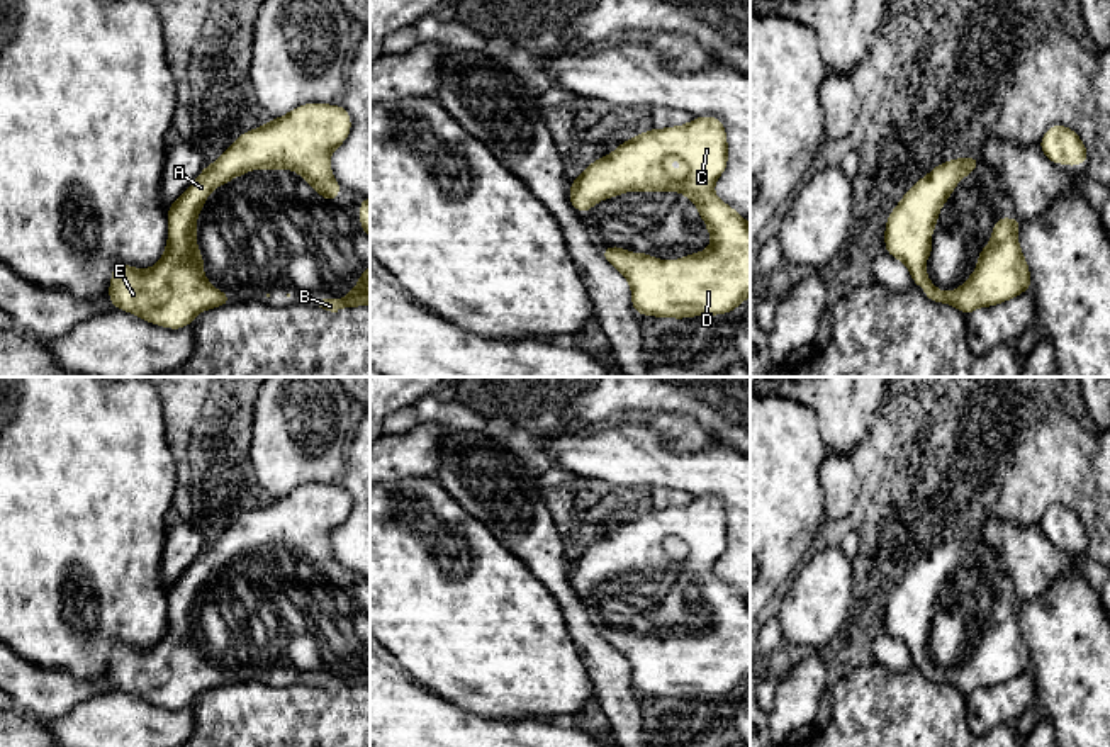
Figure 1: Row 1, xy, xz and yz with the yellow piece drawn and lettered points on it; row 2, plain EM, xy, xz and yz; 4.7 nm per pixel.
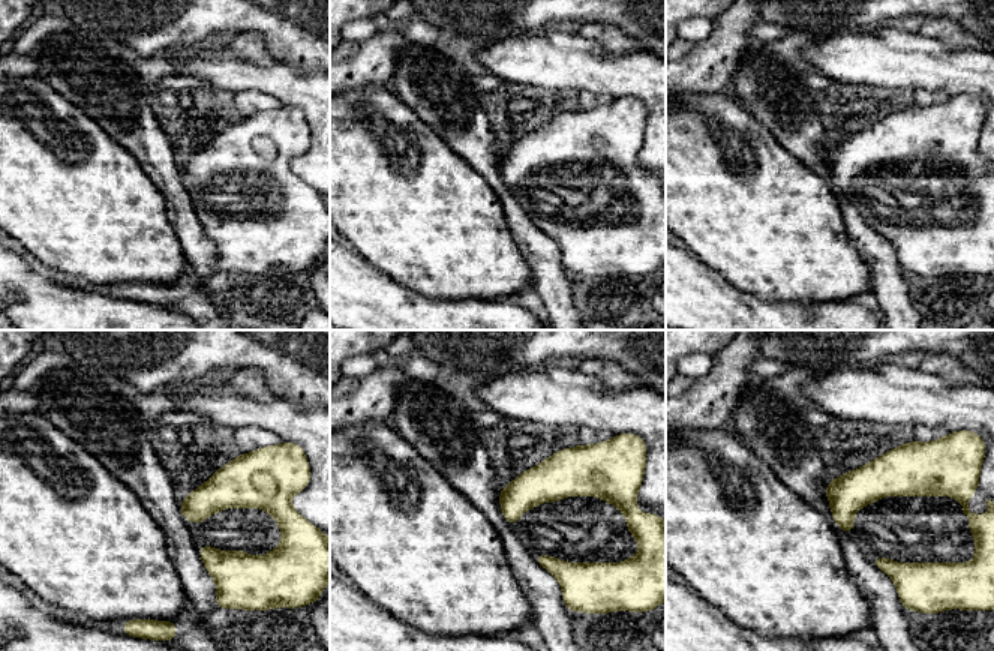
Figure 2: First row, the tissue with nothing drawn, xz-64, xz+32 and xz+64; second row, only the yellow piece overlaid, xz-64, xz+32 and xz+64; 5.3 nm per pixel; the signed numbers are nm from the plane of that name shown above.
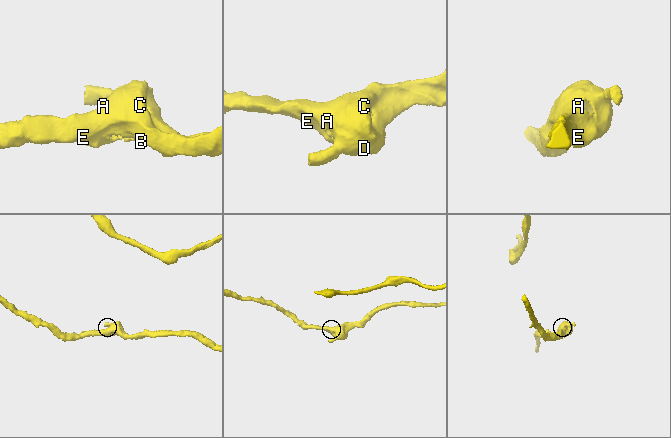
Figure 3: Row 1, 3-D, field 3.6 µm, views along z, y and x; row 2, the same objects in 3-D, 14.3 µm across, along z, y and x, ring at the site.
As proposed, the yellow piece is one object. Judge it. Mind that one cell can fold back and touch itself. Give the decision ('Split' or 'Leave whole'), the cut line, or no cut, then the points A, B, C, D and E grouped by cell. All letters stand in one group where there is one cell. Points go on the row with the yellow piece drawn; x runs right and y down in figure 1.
Leave whole. No split. Groups: A B C D E

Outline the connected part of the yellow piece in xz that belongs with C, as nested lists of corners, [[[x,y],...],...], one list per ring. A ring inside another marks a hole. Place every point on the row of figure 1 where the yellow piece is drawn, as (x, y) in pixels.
[[[706,115],[692,117],[684,126],[645,131],[592,161],[570,182],[569,199],[575,212],[589,212],[601,199],[616,199],[621,192],[682,192],[699,209],[699,217],[713,236],[703,253],[687,253],[682,260],[655,260],[650,253],[628,253],[623,246],[606,246],[601,251],[630,282],[636,314],[674,319],[728,314],[750,295],[750,224],[713,194],[726,165],[725,126]],[[670,158],[682,160],[686,170],[669,171],[665,165]]]

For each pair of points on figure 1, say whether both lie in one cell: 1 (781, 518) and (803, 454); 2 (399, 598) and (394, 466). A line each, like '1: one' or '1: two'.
1: one
2: two

